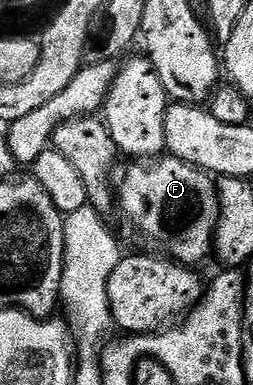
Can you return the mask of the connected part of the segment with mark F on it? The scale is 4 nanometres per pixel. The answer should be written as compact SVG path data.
M162 156L148 164L133 164L125 174L125 179L119 182L119 210L125 213L125 218L150 242L158 246L164 257L190 268L196 267L205 257L215 250L217 237L217 221L221 218L221 205L217 199L217 182L214 175L198 166L187 164L172 156Z

